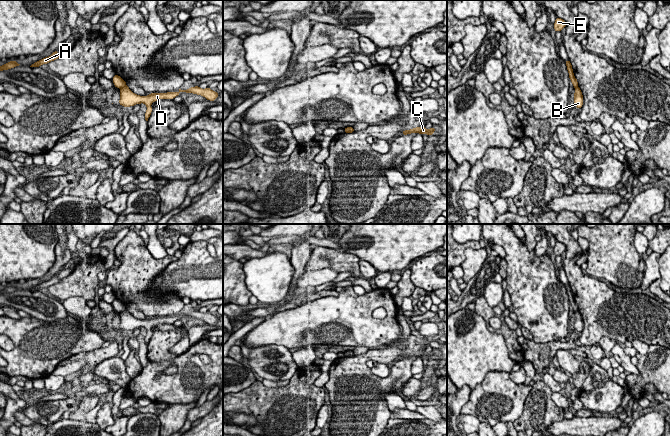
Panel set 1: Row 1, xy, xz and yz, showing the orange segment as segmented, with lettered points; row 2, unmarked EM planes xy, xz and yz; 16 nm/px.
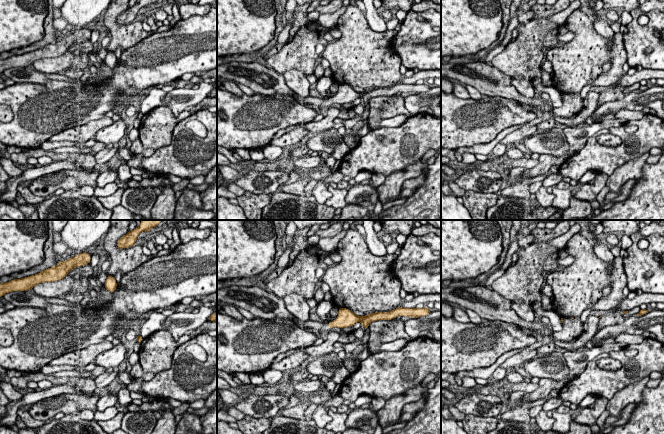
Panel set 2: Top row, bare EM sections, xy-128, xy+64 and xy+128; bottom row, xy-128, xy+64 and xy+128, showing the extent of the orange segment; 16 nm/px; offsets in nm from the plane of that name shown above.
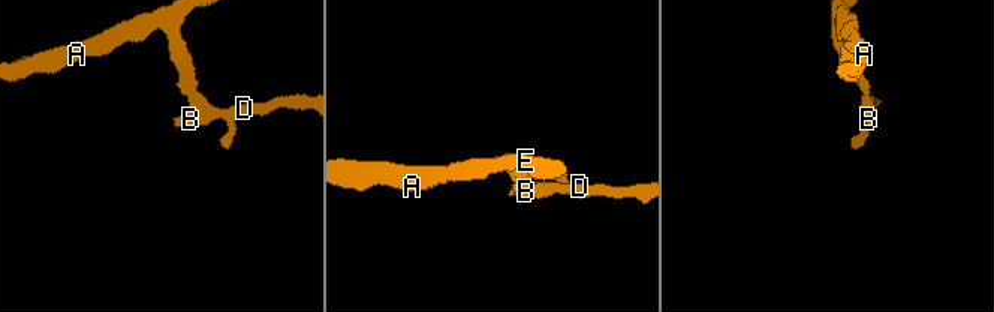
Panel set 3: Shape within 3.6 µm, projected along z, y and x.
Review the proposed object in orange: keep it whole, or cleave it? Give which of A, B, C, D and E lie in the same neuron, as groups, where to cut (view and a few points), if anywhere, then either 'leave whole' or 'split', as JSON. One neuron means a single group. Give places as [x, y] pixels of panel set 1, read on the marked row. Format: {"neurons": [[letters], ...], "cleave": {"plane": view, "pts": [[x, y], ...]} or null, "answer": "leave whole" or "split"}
{"neurons": [["A", "E"], ["B", "C", "D"]], "cleave": {"plane": "xy", "pts": [[125, 85], [120, 88]]}, "answer": "split"}

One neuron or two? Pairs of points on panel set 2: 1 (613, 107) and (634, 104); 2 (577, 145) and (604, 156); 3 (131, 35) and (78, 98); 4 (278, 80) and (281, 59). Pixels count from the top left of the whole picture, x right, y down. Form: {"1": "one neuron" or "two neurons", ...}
{"1": "one neuron", "2": "two neurons", "3": "two neurons", "4": "two neurons"}

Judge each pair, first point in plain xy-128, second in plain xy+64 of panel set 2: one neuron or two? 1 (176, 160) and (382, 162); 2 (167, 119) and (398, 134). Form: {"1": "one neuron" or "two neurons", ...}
{"1": "one neuron", "2": "two neurons"}

